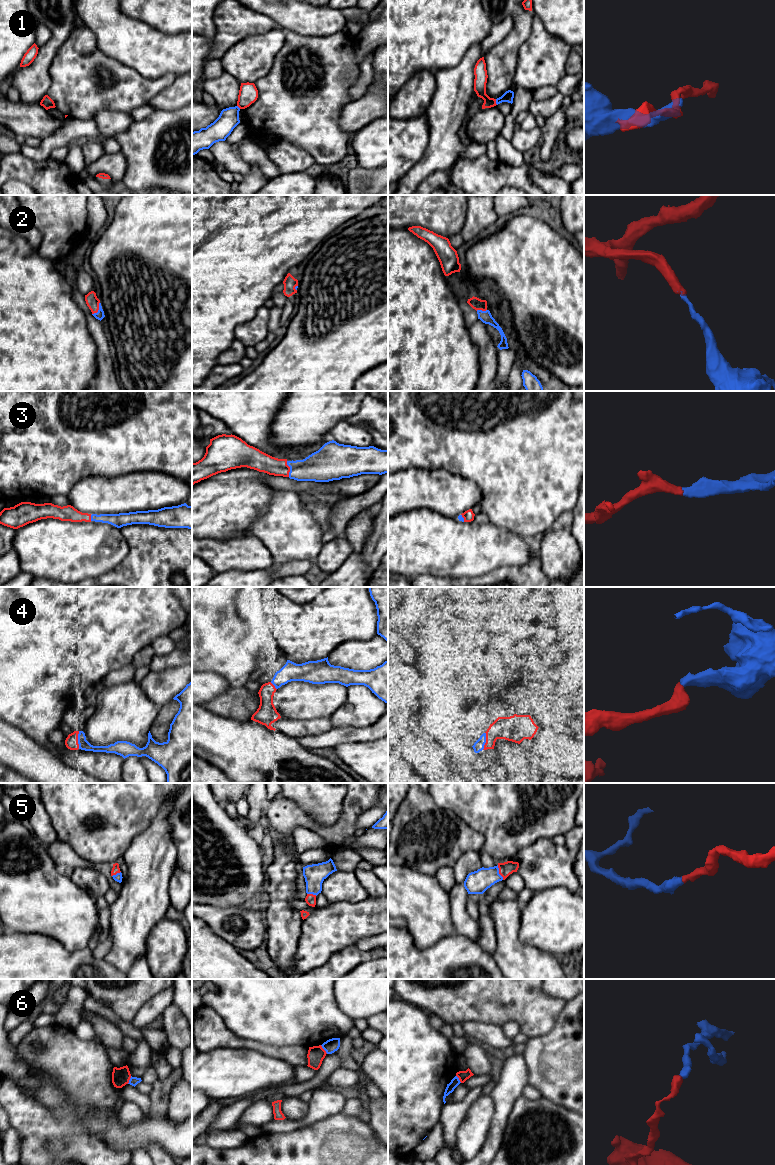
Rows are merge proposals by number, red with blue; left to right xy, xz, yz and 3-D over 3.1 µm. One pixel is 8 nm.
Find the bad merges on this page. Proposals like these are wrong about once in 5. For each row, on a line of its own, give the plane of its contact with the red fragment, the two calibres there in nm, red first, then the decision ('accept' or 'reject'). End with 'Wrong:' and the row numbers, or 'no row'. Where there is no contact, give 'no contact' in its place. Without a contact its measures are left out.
1: contact in yz; calibres 100 and 90 nm; reject
2: contact in xy; calibres 100 and 70 nm; accept
3: contact in xz; calibres 160 and 240 nm; accept
4: contact in xy; calibres 110 and 80 nm; accept
5: contact in yz; calibres 110 and 190 nm; accept
6: contact in xz; calibres 140 and 110 nm; reject
Wrong: 1, 6

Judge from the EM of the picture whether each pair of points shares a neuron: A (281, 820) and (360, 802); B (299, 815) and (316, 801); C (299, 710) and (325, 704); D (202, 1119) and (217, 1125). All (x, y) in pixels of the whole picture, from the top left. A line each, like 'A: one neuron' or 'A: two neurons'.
A: one neuron
B: two neurons
C: one neuron
D: two neurons

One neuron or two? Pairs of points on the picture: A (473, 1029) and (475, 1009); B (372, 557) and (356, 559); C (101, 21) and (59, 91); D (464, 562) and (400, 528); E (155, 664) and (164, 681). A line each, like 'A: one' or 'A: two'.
A: two
B: two
C: two
D: one
E: two

